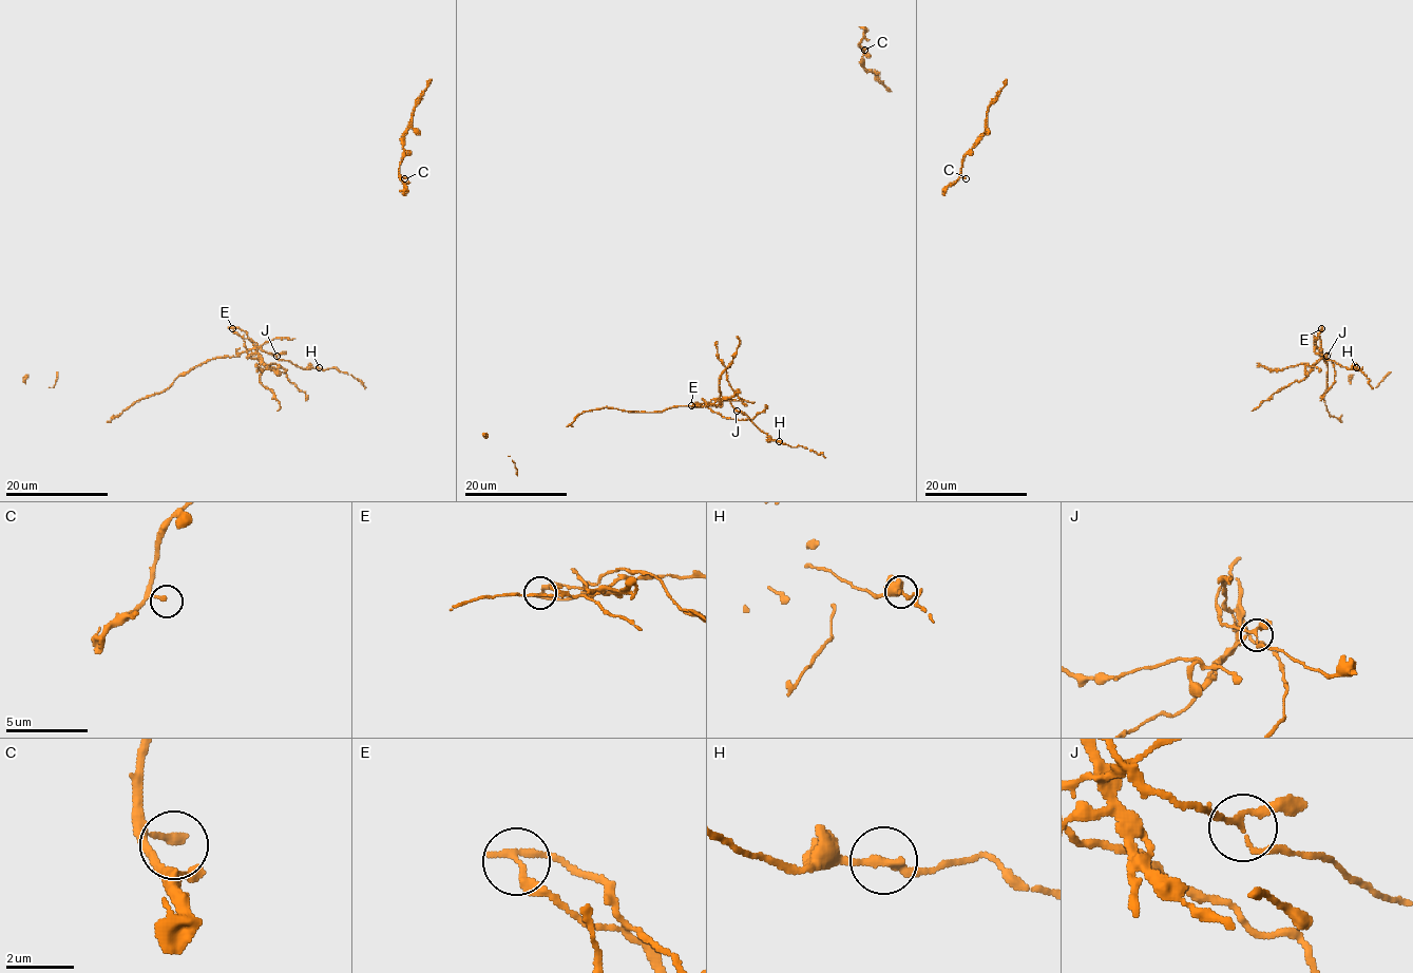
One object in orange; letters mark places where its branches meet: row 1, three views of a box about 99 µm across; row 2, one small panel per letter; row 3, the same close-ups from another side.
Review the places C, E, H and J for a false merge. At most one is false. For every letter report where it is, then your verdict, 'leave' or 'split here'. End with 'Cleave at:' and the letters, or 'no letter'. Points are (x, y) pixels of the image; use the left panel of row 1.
C: (404, 178) | leave
E: (232, 328) | split here
H: (319, 367) | leave
J: (277, 356) | leave
Cleave at: E

